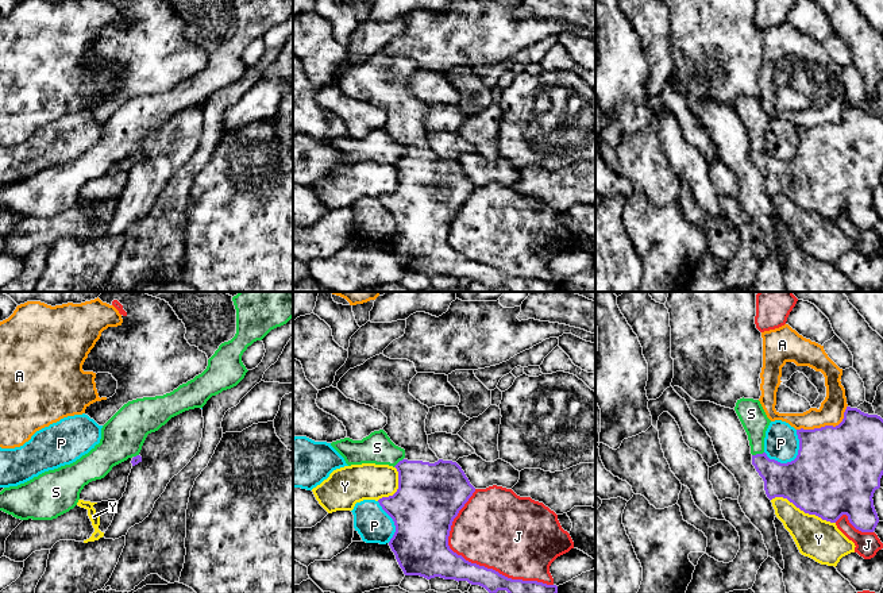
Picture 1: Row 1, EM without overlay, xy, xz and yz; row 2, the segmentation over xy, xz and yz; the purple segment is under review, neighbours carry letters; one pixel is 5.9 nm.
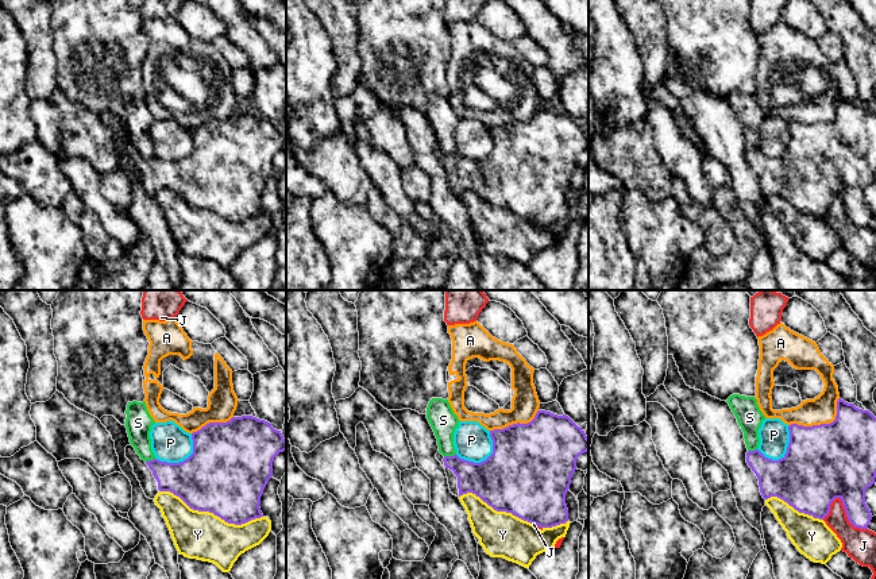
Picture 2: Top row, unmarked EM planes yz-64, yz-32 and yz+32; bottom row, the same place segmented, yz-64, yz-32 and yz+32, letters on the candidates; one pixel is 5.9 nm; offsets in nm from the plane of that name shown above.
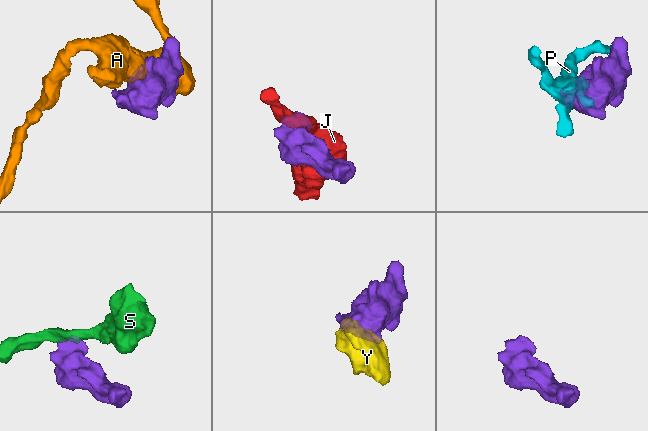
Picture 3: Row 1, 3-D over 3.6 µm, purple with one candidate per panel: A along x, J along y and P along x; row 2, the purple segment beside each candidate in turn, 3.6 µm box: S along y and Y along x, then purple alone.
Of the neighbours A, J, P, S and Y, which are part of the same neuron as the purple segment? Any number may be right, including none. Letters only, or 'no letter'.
no letter

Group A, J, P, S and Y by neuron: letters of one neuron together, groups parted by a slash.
A / J / P / S / Y

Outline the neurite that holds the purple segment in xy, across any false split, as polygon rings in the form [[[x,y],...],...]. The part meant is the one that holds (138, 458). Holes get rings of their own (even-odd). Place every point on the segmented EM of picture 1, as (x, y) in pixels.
[[[136,455],[116,465],[101,480],[96,480],[84,486],[80,500],[90,502],[101,502],[108,500],[119,501],[126,492],[131,469],[142,462],[142,457]]]

